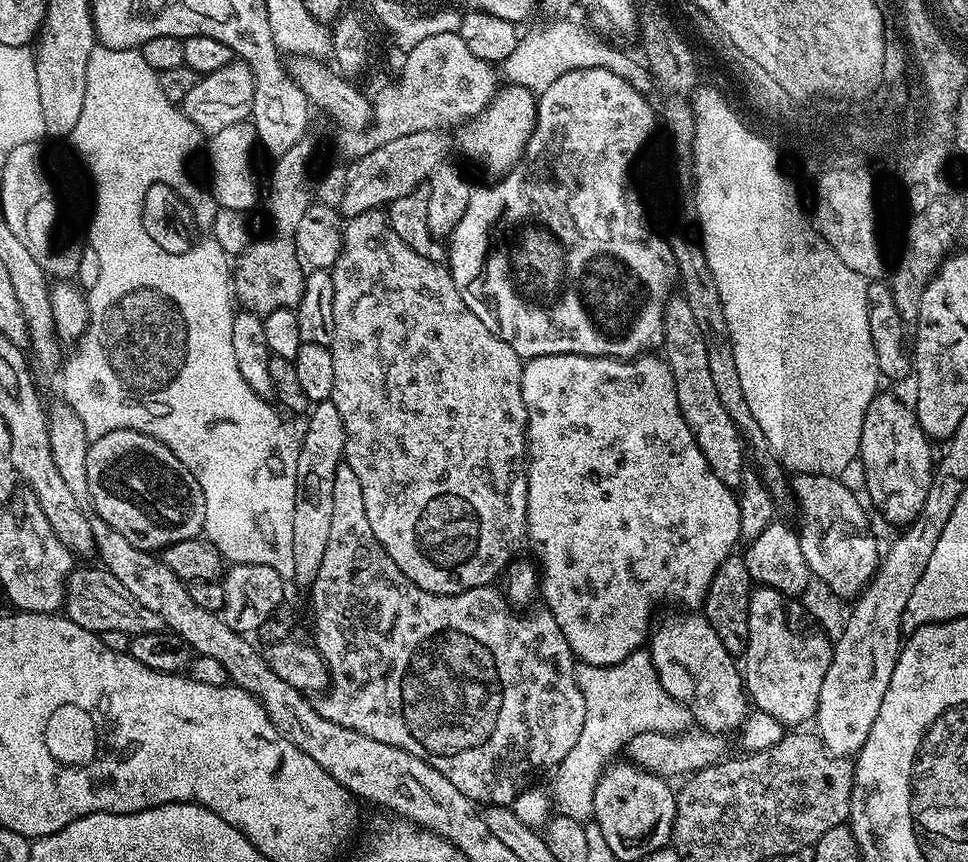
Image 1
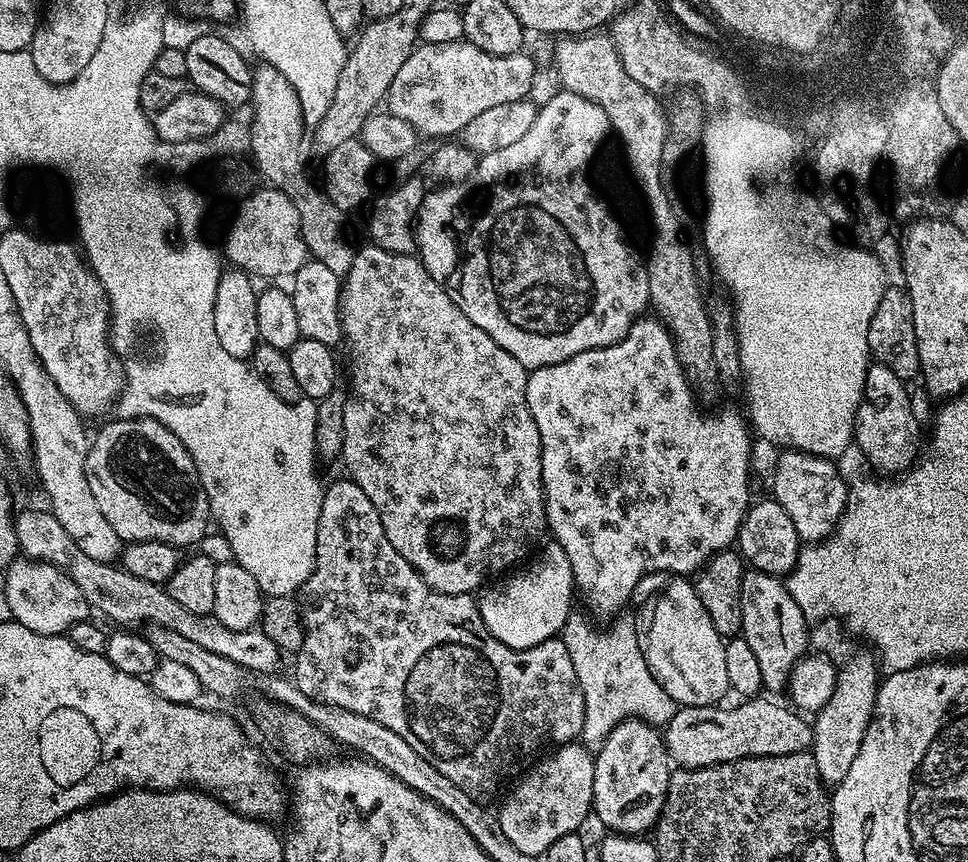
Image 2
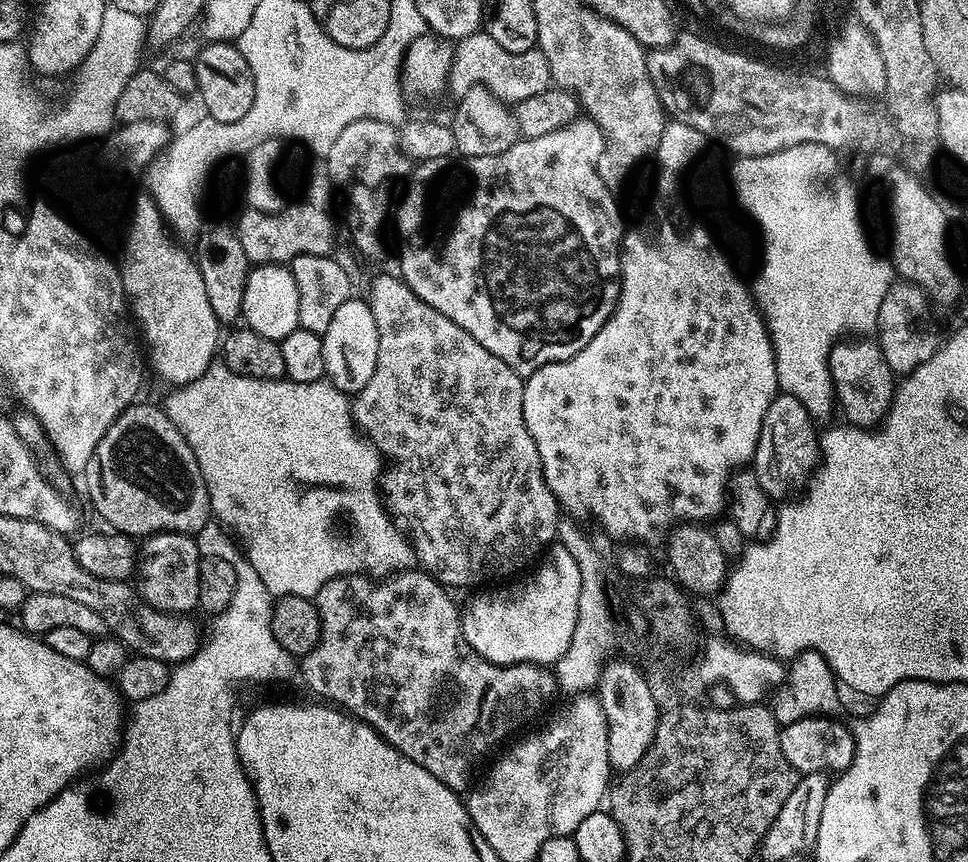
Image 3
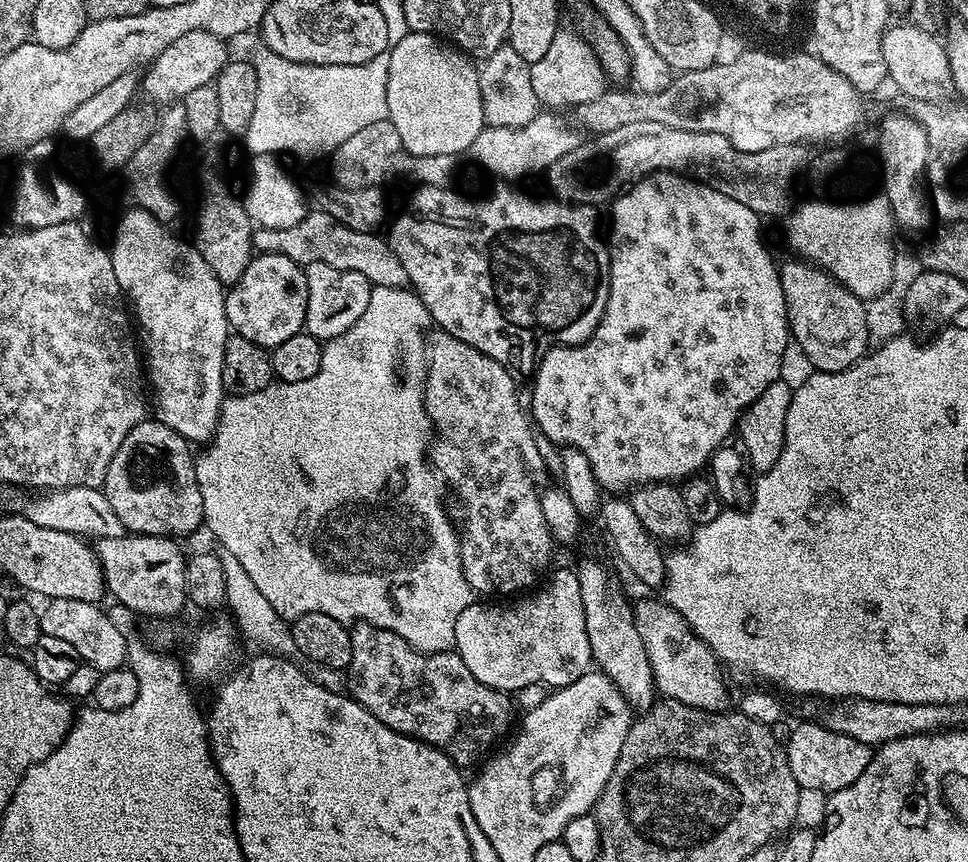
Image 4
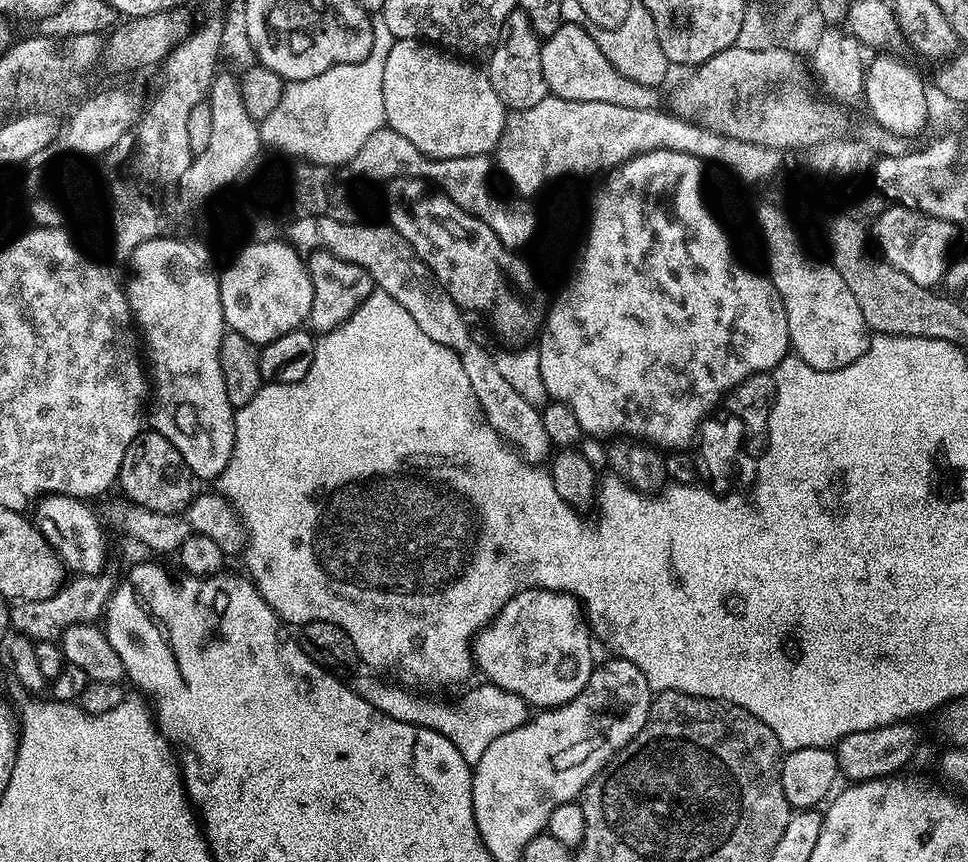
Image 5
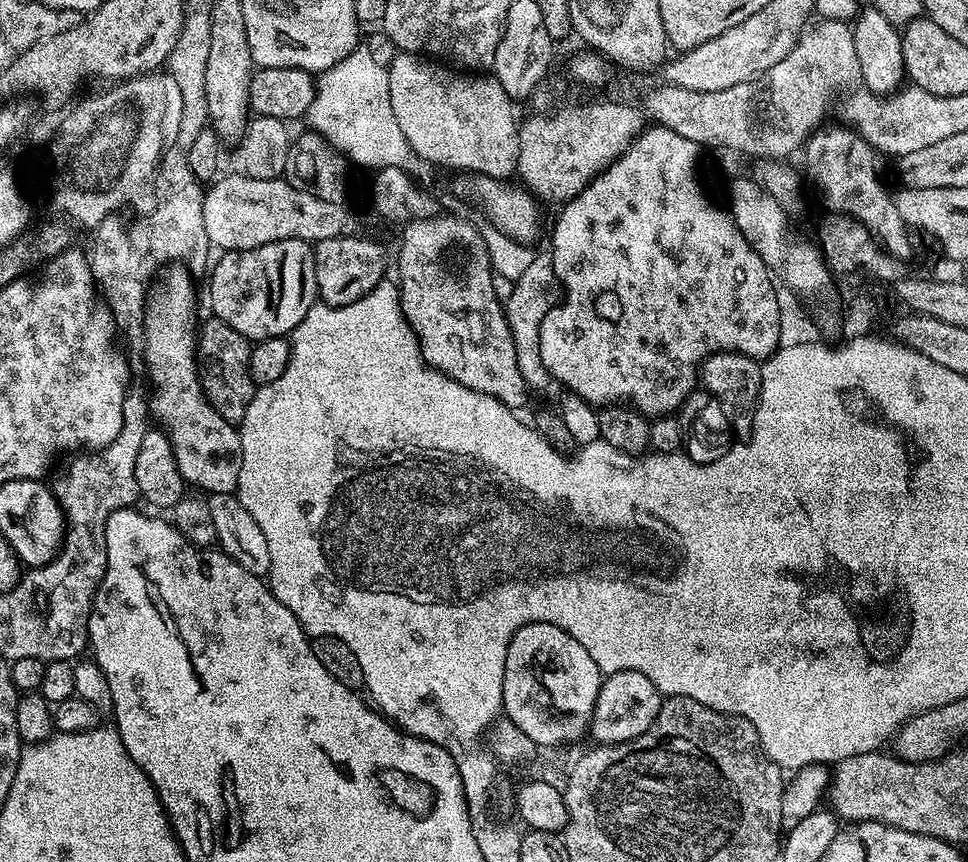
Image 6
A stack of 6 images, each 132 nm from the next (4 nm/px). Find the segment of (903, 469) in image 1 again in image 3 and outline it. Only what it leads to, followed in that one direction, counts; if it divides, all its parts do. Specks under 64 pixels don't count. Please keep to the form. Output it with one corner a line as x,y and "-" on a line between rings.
872,338
841,339
828,355
828,369
832,374
832,387
836,390
839,411
841,408
843,419
856,428
875,428
884,423
897,385
879,343
868,339

